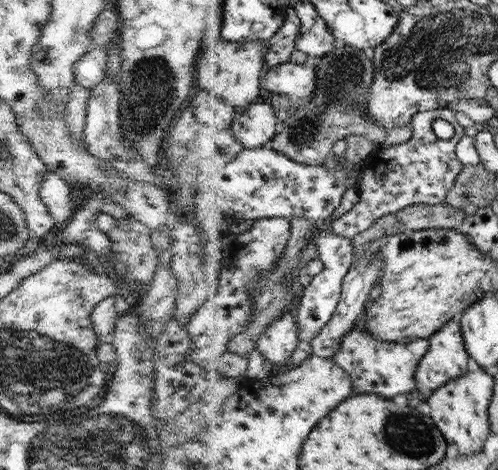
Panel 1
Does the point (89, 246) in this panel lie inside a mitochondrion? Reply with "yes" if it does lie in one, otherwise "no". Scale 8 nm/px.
no

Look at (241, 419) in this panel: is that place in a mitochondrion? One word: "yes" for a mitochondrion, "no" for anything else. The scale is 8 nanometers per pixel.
no

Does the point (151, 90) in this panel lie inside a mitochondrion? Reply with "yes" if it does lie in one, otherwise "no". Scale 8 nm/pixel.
yes

